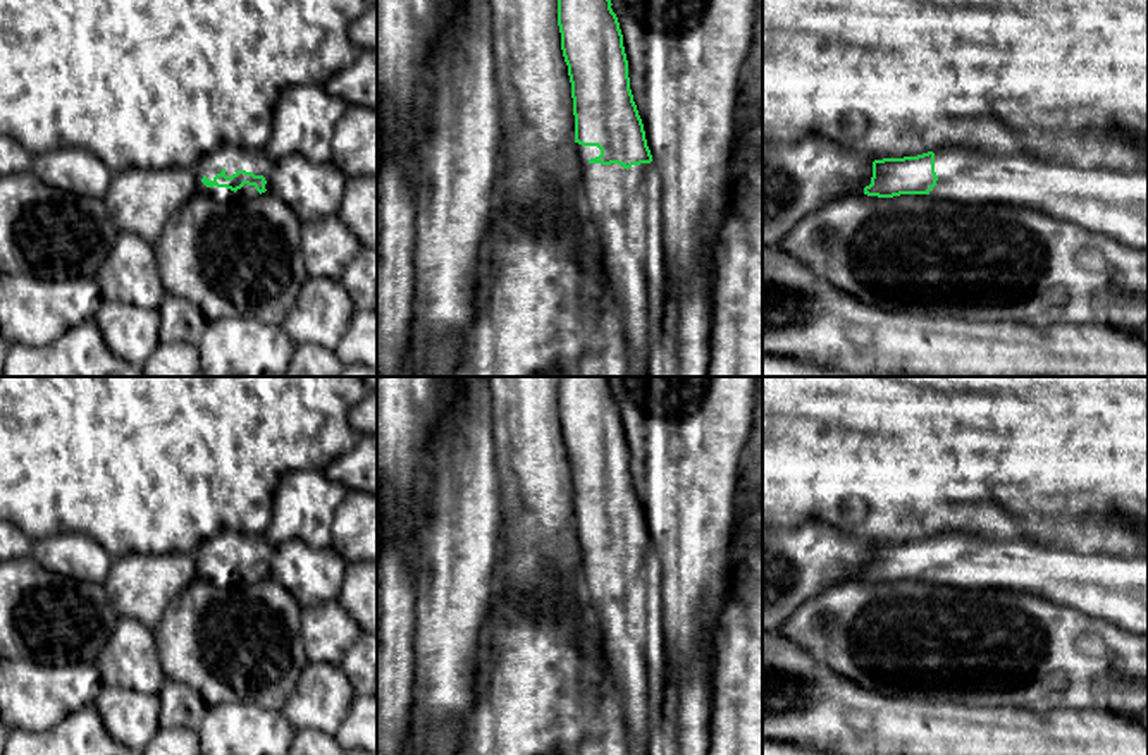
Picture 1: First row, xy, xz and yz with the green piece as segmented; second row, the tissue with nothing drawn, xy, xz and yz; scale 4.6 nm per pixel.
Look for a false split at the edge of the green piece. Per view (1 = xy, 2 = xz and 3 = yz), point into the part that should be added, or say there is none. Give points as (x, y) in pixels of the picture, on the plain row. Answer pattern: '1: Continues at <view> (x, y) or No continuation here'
1: Continues at xy (233, 544)
2: Continues at xz (622, 594)
3: Continues at yz (1116, 589)

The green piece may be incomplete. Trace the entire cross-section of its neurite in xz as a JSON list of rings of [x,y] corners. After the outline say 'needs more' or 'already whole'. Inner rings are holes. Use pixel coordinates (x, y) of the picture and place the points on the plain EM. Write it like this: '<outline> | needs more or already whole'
[[[559,377],[558,411],[571,468],[583,617],[596,657],[625,700],[630,755],[649,755],[668,657],[663,568],[630,475],[613,377]]] | needs more

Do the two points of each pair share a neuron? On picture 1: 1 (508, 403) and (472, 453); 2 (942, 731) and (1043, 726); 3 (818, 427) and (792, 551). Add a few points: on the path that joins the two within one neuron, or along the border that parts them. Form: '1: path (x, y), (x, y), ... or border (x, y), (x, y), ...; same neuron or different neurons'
1: border (489, 394), (494, 463), (498, 466); different neurons
2: path (968, 731), (1018, 731); same neuron
3: border (780, 525), (823, 521), (837, 528); different neurons

